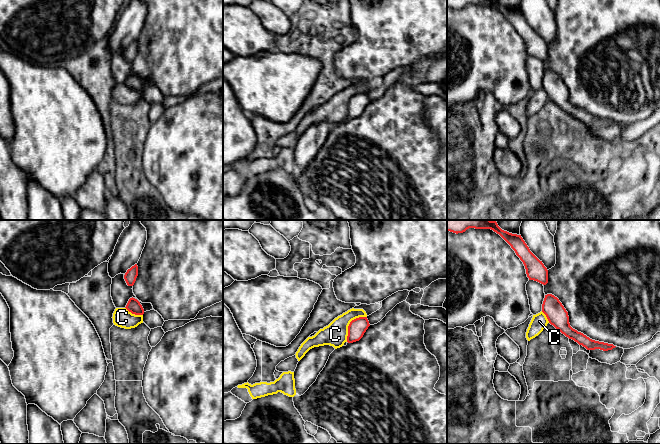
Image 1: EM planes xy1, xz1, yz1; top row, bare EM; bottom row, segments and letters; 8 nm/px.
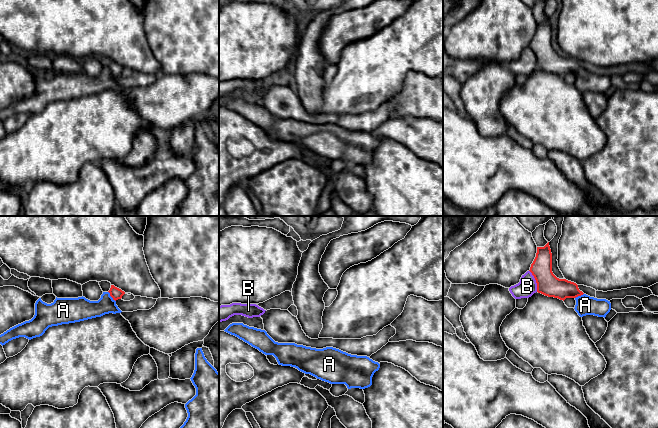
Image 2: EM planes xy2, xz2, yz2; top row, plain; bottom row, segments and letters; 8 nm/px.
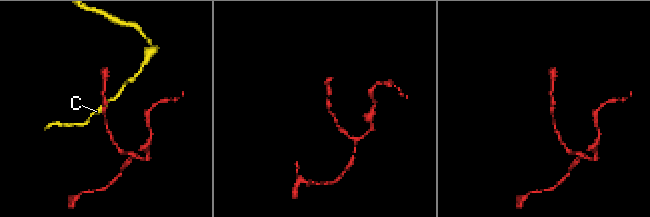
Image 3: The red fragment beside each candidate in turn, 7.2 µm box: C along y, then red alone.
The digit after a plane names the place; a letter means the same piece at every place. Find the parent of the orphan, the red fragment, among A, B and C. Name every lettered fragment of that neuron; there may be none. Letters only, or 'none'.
A

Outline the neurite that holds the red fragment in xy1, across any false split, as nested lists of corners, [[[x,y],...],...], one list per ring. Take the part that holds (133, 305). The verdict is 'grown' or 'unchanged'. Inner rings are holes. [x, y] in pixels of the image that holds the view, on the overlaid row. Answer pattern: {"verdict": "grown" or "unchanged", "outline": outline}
{"verdict": "unchanged", "outline": [[[130,298],[126,307],[125,307],[129,312],[135,315],[143,315],[144,314],[144,309],[140,302],[135,299],[135,298]]]}

